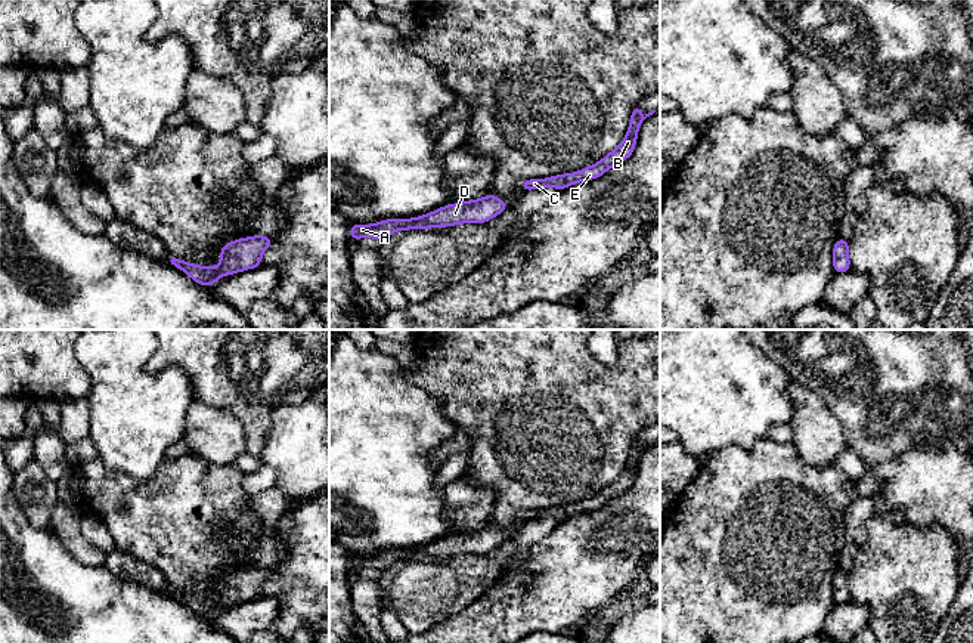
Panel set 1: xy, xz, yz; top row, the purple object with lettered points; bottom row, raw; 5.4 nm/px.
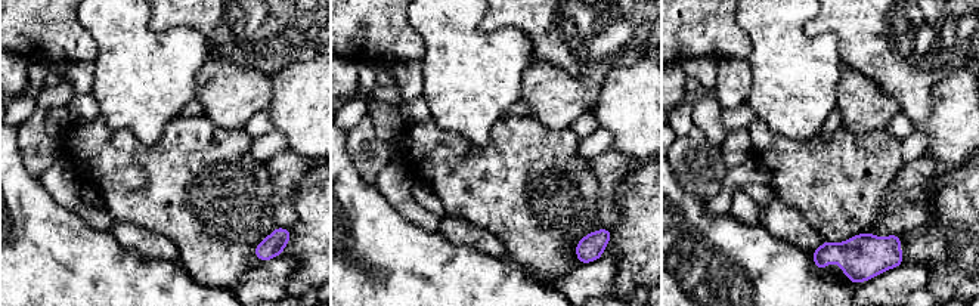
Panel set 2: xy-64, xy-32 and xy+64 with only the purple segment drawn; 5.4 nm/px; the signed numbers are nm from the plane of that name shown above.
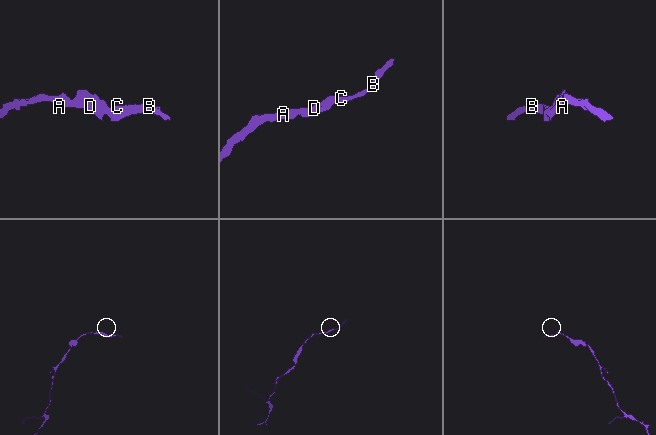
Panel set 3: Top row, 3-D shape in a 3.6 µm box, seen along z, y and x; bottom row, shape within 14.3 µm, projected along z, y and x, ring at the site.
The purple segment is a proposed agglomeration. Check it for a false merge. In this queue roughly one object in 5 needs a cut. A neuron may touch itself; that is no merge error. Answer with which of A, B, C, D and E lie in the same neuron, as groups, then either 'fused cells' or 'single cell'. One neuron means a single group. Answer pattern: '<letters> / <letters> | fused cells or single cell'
A B C D E | single cell

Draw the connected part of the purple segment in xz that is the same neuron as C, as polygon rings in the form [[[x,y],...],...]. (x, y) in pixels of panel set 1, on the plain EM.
[[[636,435],[633,438],[633,442],[632,442],[632,446],[630,446],[630,455],[629,455],[629,460],[628,460],[625,470],[622,472],[622,474],[614,482],[607,485],[596,495],[592,495],[589,498],[585,498],[583,501],[568,504],[568,506],[564,504],[564,506],[558,506],[558,507],[551,507],[551,508],[546,508],[546,510],[527,510],[520,516],[520,519],[524,523],[527,523],[530,520],[546,519],[546,517],[552,517],[552,519],[563,522],[564,519],[567,519],[570,516],[580,514],[580,513],[585,513],[585,511],[598,510],[608,500],[620,495],[622,492],[625,492],[626,489],[629,489],[633,485],[636,470],[638,470],[638,460],[642,455],[642,452],[647,448],[653,446],[654,443],[656,442],[651,442],[651,443],[648,443],[642,448],[641,446],[641,436]]]

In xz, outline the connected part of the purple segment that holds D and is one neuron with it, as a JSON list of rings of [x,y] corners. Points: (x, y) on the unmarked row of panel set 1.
[[[492,525],[480,531],[447,535],[413,550],[387,550],[374,556],[350,556],[350,571],[378,569],[384,572],[393,563],[405,560],[444,559],[461,554],[486,554],[505,542],[508,535]]]

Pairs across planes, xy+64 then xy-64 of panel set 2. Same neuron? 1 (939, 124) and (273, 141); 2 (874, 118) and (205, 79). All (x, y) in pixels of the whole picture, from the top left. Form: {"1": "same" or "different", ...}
{"1": "different", "2": "same"}

